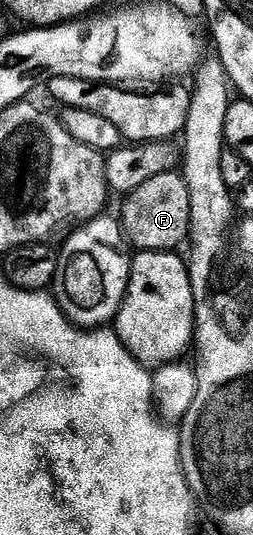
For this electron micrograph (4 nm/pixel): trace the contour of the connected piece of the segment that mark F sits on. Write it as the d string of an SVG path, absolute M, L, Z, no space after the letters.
M166 172L147 179L124 199L125 207L119 213L123 234L137 245L138 251L173 252L186 245L191 220L191 197L180 173Z

